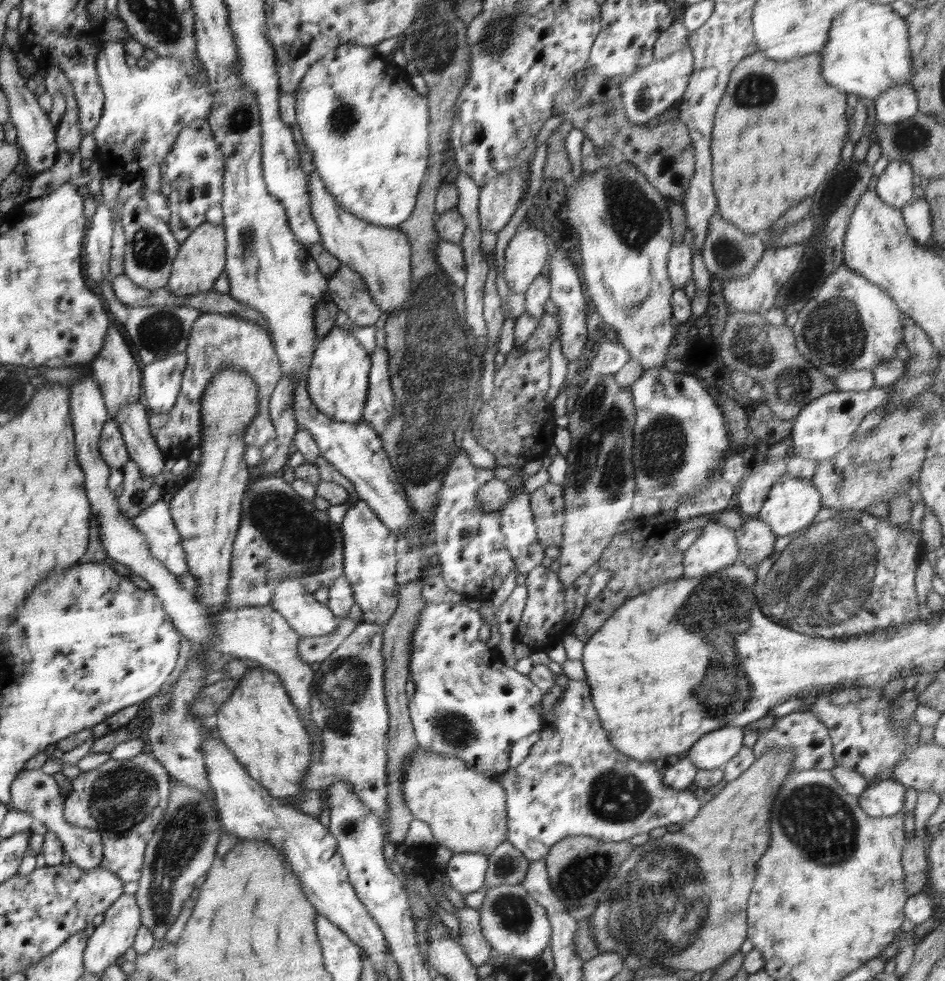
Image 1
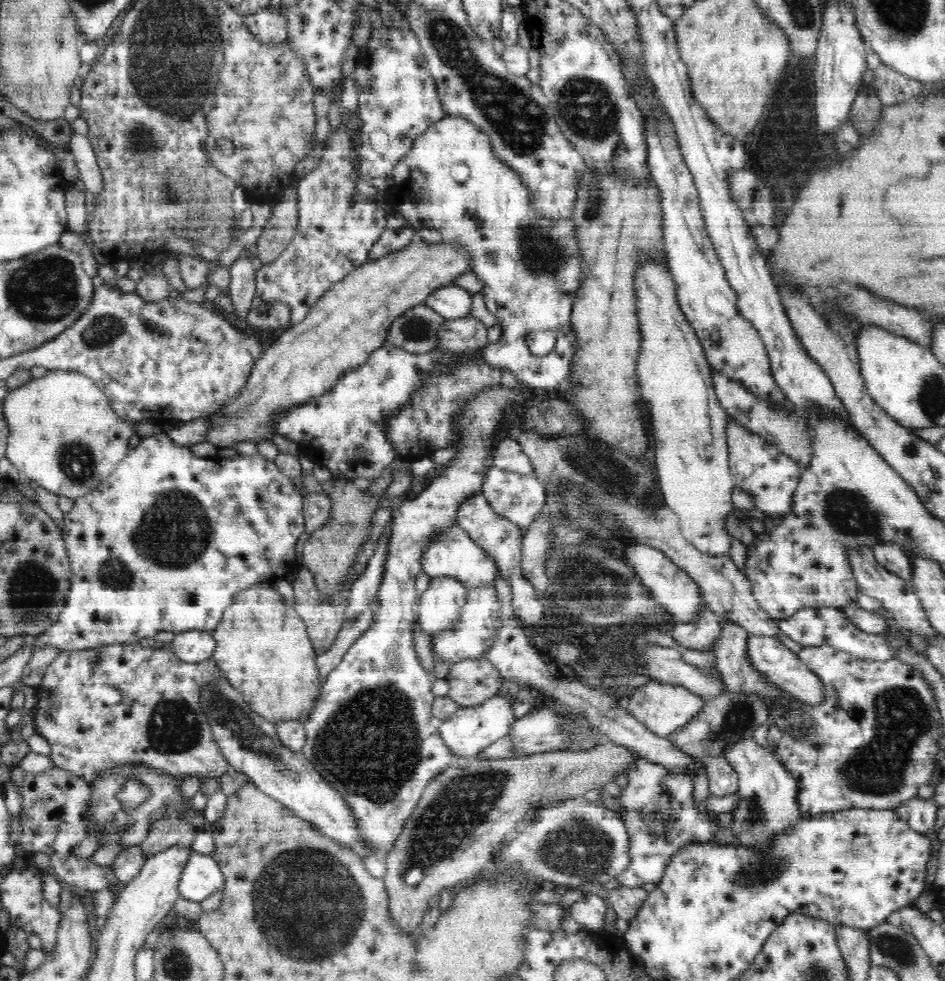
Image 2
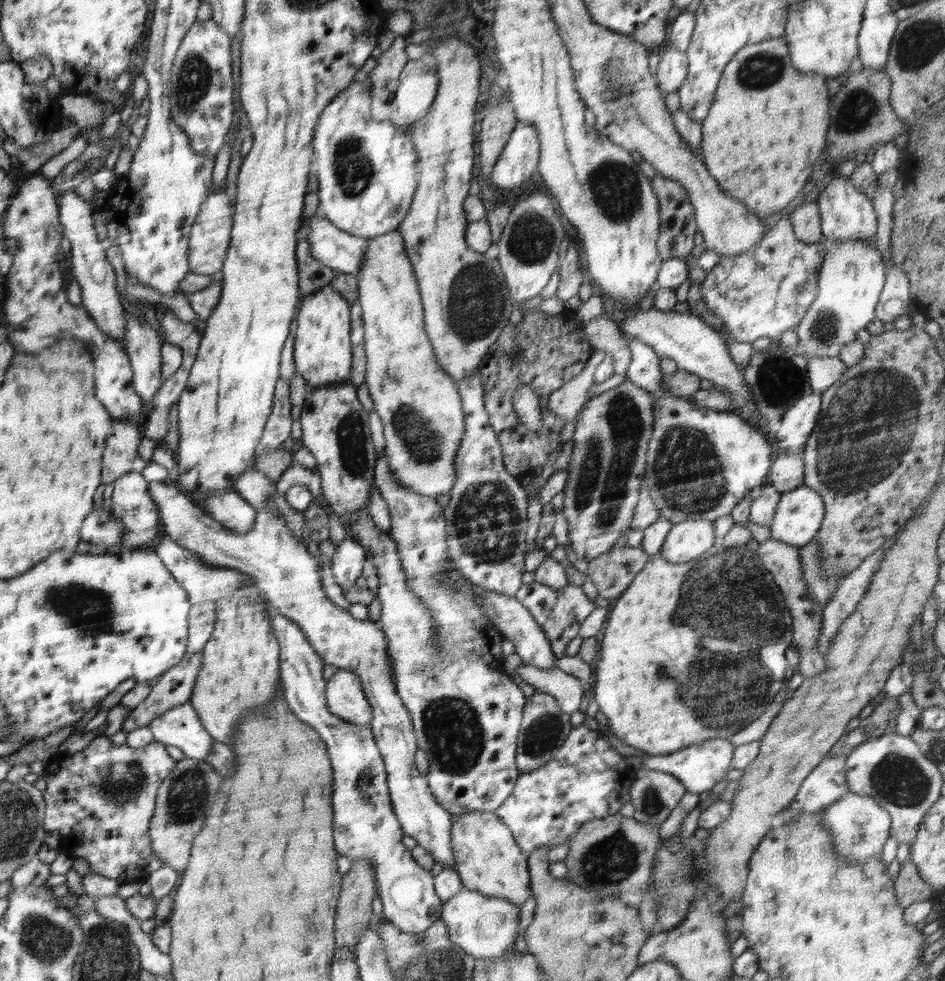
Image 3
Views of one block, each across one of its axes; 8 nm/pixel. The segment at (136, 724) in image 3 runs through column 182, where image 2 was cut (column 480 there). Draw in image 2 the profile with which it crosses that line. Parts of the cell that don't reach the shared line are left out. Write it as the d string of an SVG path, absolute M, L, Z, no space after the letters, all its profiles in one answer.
M484 657L463 658L449 669L447 695L462 707L487 701L502 684L500 671Z

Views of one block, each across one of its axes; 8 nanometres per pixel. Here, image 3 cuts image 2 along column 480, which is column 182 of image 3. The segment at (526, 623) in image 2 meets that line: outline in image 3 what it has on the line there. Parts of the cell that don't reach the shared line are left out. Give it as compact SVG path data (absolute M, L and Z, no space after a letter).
M167 481L148 483L148 494L150 494L152 502L158 507L161 535L168 536L176 544L197 554L203 564L218 568L234 568L250 574L256 580L260 593L265 596L265 600L270 604L270 607L277 611L277 614L289 618L302 629L306 640L321 656L323 664L332 664L339 669L355 672L360 677L364 694L373 710L373 717L369 724L370 731L373 733L385 764L389 795L401 829L406 836L412 836L418 846L425 848L435 862L441 862L443 868L453 867L451 826L454 816L436 802L427 783L427 778L421 775L415 765L415 754L418 752L419 746L414 735L410 713L398 696L394 682L391 681L390 657L387 654L387 641L381 625L370 620L355 619L348 611L334 605L326 597L318 574L318 563L308 553L307 546L296 540L294 535L286 529L284 519L278 517L275 508L263 506L257 511L254 530L250 530L246 534L238 534L238 532L225 528L222 524L207 516L200 506L194 504L178 488L168 484Z

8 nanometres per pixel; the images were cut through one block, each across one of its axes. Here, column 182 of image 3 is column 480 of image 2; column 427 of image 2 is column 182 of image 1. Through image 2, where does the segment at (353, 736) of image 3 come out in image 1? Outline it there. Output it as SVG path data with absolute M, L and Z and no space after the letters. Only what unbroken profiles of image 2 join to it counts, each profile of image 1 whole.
M158 500L144 509L131 520L131 524L144 536L150 554L158 562L162 562L176 576L188 573L186 554L180 544L182 540L171 518L170 507L164 500Z

